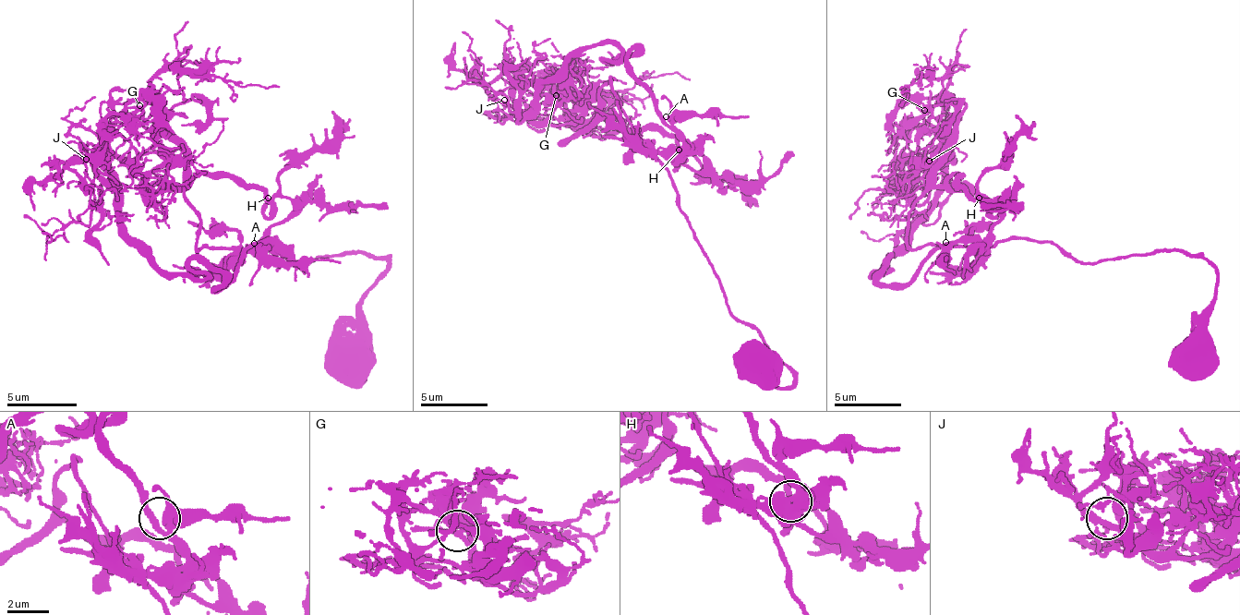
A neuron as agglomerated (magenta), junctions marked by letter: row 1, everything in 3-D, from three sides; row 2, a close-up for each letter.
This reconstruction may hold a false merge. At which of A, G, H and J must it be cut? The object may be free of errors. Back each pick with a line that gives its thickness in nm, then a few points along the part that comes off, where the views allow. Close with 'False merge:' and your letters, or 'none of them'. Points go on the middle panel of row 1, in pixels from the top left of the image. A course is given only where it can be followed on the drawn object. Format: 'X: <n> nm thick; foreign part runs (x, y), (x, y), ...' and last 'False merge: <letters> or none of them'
G: 220 nm thick; foreign part runs (555, 96), (524, 100), (524, 113), (578, 49), (635, 49), (629, 73), (682, 143), (639, 150), (588, 103)
False merge: G

